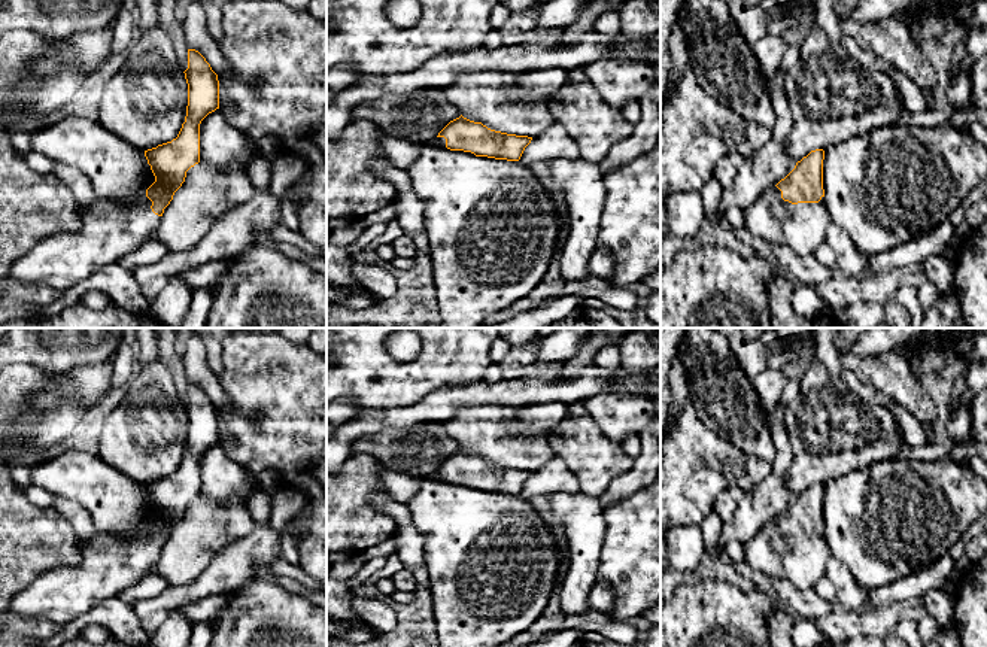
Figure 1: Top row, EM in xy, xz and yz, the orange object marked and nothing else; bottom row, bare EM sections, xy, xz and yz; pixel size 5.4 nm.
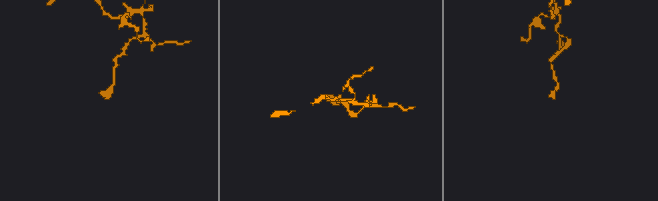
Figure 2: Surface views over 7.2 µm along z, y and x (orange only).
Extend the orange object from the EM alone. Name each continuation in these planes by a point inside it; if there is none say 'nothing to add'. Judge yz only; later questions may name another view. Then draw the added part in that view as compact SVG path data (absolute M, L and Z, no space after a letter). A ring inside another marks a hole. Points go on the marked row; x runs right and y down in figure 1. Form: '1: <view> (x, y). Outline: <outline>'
1: yz (802, 227). Outline: M777 186L768 188L744 209L745 228L753 237L771 244L783 244L790 250L813 253L826 240L832 224L824 197L819 203L792 204L781 198Z

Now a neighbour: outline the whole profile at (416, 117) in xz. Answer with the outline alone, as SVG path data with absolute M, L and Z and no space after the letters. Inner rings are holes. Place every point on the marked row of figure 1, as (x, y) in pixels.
M425 85L409 92L386 92L358 104L352 121L364 119L410 145L431 145L461 113L443 88Z

